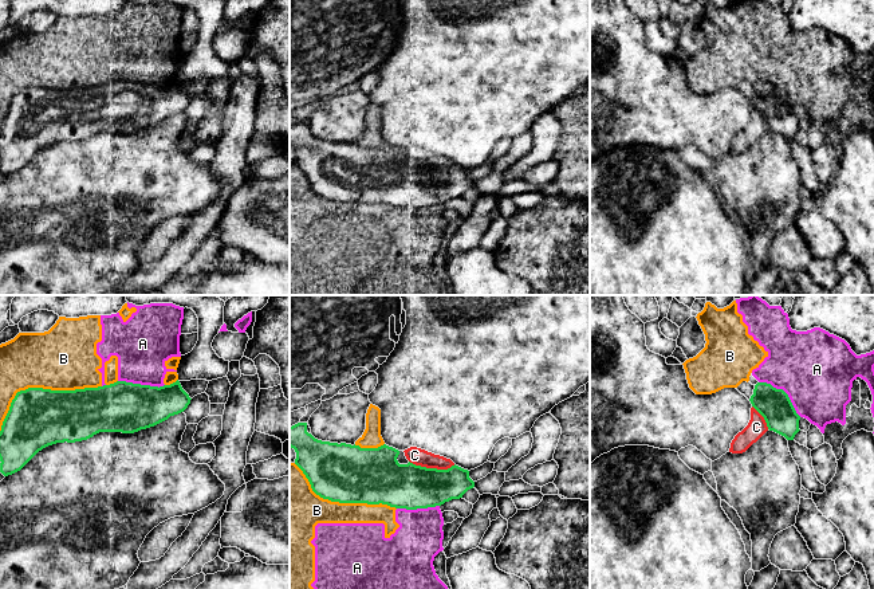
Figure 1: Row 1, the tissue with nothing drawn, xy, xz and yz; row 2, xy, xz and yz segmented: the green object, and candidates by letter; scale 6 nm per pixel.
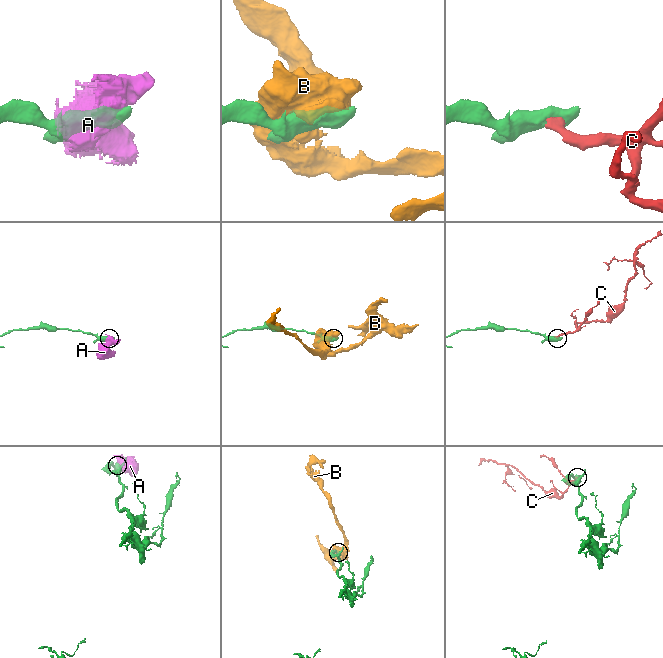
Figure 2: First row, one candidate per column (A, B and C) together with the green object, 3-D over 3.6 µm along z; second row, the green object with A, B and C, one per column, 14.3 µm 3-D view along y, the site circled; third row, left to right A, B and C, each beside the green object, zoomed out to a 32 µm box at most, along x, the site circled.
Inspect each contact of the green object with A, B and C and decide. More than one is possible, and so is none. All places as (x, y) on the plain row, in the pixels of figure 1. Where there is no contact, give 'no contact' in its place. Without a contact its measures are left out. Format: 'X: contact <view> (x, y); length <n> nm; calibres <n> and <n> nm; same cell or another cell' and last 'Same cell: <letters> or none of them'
A: contact yz (784, 91); length 340 nm; calibres 190 and 460 nm; another cell
B: contact xy (39, 87); length 650 nm; calibres 360 and 380 nm; another cell
C: contact xz (432, 168); length 280 nm; calibres 280 and 100 nm; same cell
Same cell: C

